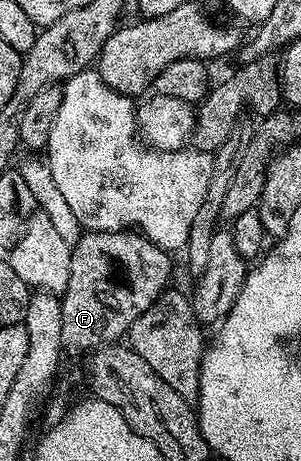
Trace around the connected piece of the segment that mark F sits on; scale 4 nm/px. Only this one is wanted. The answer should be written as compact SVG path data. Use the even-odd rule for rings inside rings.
M136 229L84 231L80 238L71 244L71 249L70 281L60 299L62 341L65 352L91 353L105 345L123 340L134 321L138 321L142 313L146 313L156 304L160 294L169 286L173 256ZM116 267L124 274L124 283L112 283L112 274L115 273Z

